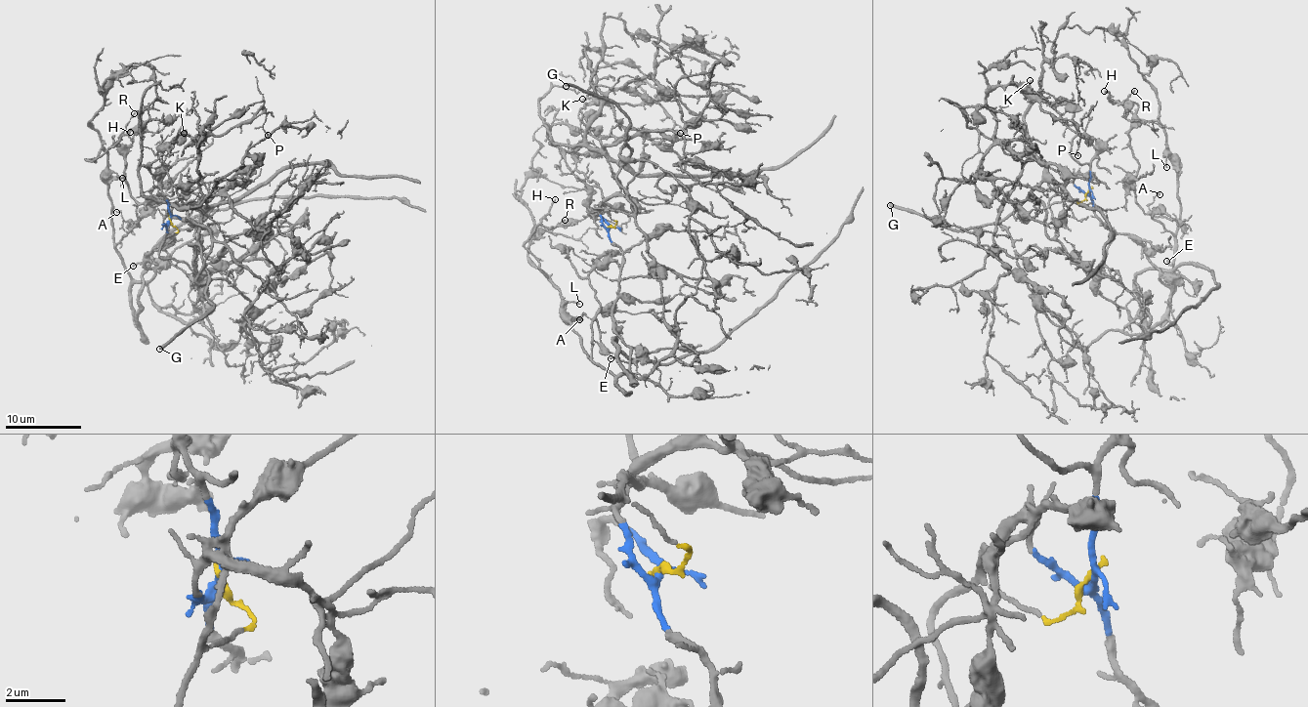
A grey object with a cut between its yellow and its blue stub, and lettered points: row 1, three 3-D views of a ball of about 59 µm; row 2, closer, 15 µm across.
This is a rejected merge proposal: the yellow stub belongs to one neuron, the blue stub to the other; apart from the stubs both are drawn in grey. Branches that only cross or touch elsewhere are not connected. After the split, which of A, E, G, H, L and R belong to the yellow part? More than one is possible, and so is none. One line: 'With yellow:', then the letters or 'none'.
With yellow: G

